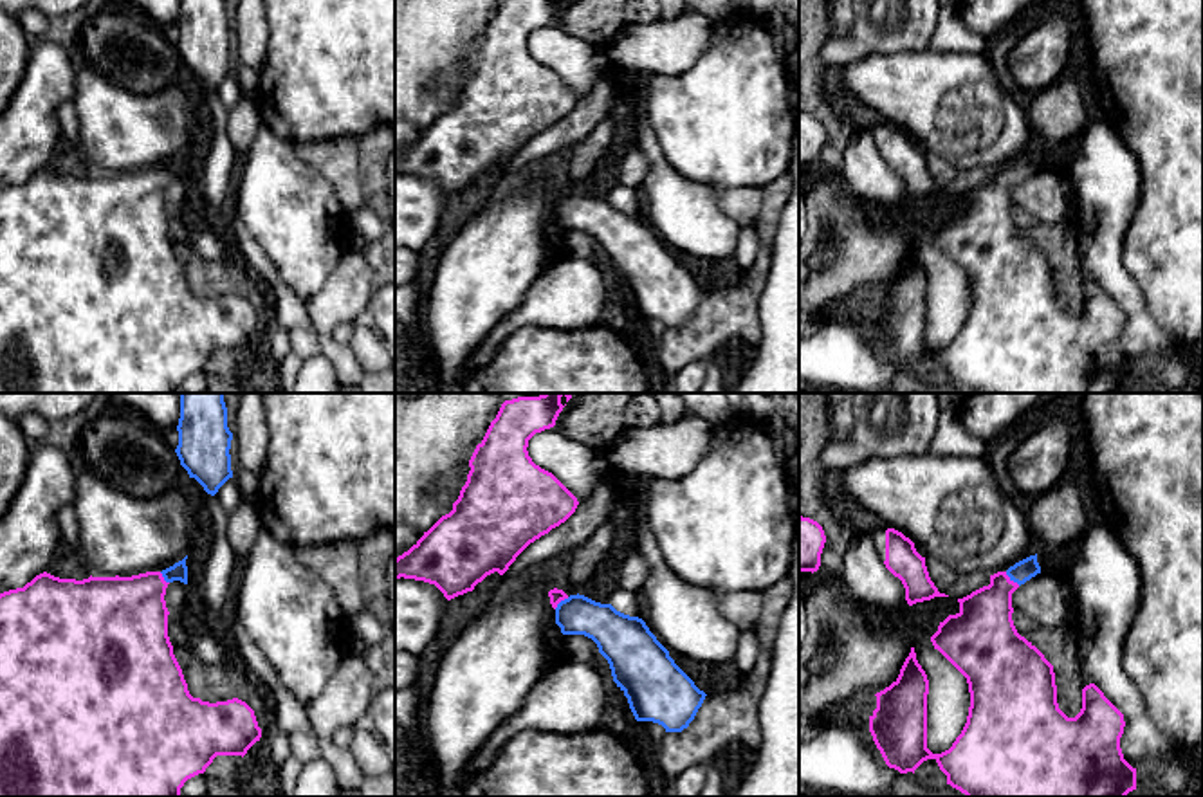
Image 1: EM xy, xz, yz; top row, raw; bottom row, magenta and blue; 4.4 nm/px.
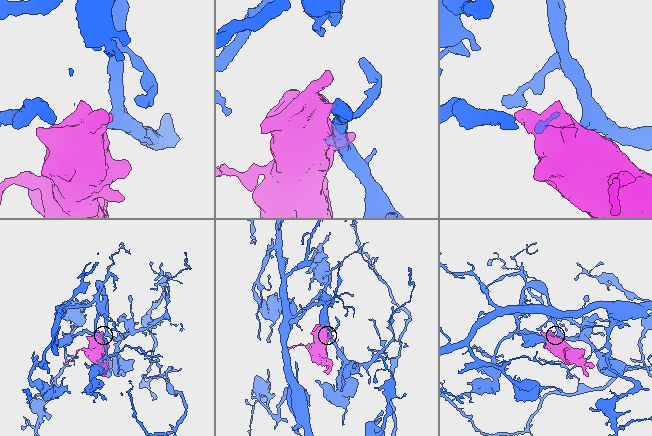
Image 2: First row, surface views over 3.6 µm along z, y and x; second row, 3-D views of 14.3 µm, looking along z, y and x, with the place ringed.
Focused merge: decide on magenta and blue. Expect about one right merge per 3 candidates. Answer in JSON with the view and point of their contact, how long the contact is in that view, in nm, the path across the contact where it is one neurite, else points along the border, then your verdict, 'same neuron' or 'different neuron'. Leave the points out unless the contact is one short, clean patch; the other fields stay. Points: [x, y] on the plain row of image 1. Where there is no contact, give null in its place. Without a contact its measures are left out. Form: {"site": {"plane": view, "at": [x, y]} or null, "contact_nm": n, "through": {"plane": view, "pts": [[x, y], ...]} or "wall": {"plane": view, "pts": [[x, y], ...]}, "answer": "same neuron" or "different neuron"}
{"site": {"plane": "yz", "at": [1012, 177]}, "contact_nm": 90, "through": {"plane": "yz", "pts": [[983, 224], [985, 210], [1012, 177], [1027, 164]]}, "answer": "same neuron"}

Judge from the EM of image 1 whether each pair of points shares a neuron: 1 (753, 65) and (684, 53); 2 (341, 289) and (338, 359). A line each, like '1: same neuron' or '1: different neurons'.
1: different neurons
2: same neuron

